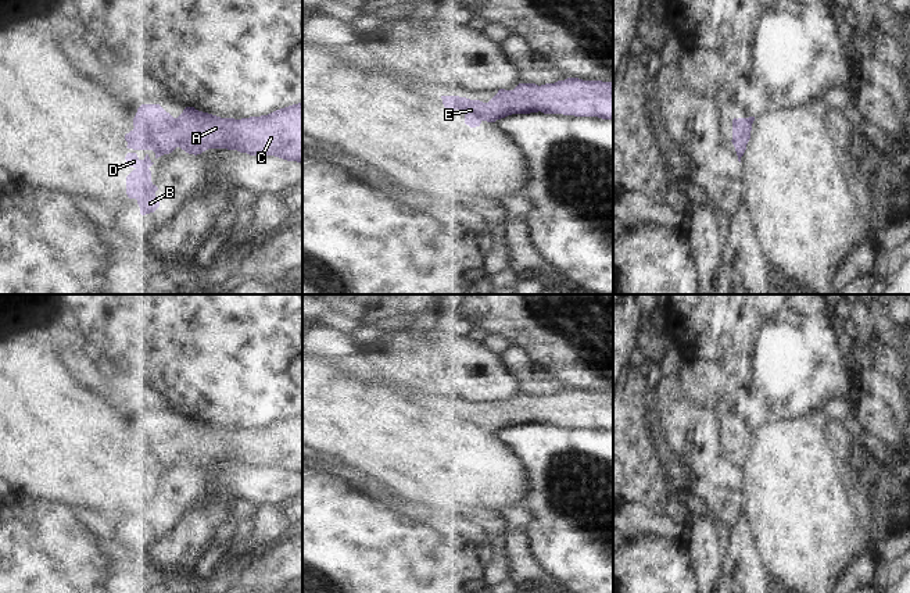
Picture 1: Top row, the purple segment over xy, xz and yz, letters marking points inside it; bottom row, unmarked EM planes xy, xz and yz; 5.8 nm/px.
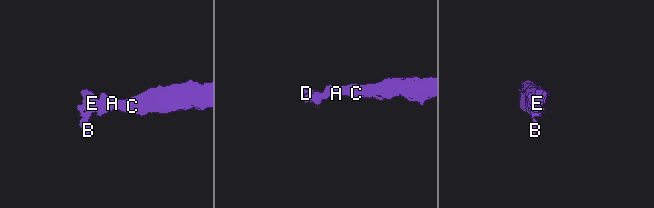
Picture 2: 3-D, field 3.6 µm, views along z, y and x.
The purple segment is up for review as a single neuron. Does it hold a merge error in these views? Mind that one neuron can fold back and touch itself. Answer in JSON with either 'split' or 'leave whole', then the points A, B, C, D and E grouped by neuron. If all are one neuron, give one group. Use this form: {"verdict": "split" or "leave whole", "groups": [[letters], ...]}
{"verdict": "leave whole", "groups": [["A", "B", "C", "D", "E"]]}

